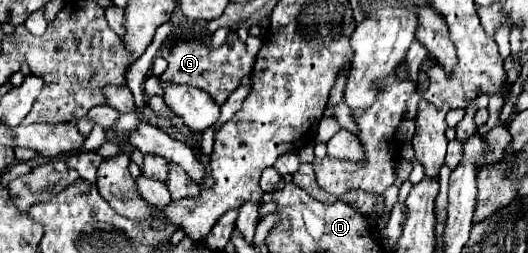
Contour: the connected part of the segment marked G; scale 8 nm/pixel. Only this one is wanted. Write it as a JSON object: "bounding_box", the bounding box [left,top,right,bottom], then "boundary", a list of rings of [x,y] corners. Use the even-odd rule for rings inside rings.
{"bounding_box":[160,32,254,106],"boundary":[[[230,32],[220,48],[210,48],[206,42],[200,40],[176,40],[176,42],[172,40],[172,42],[164,42],[160,54],[168,62],[168,68],[160,76],[162,82],[196,86],[208,92],[218,106],[222,106],[226,98],[240,86],[242,76],[250,76],[254,66],[254,56],[246,52],[246,44],[238,40],[236,32]]]}

